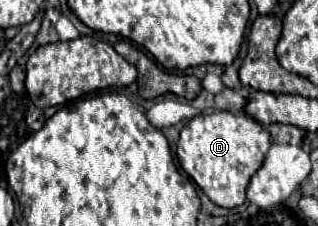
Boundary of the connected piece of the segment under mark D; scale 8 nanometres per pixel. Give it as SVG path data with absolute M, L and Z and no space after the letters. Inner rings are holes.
M209 111L195 115L183 127L177 145L177 161L215 205L231 209L245 203L249 179L261 167L269 147L269 131L255 119L229 111Z

